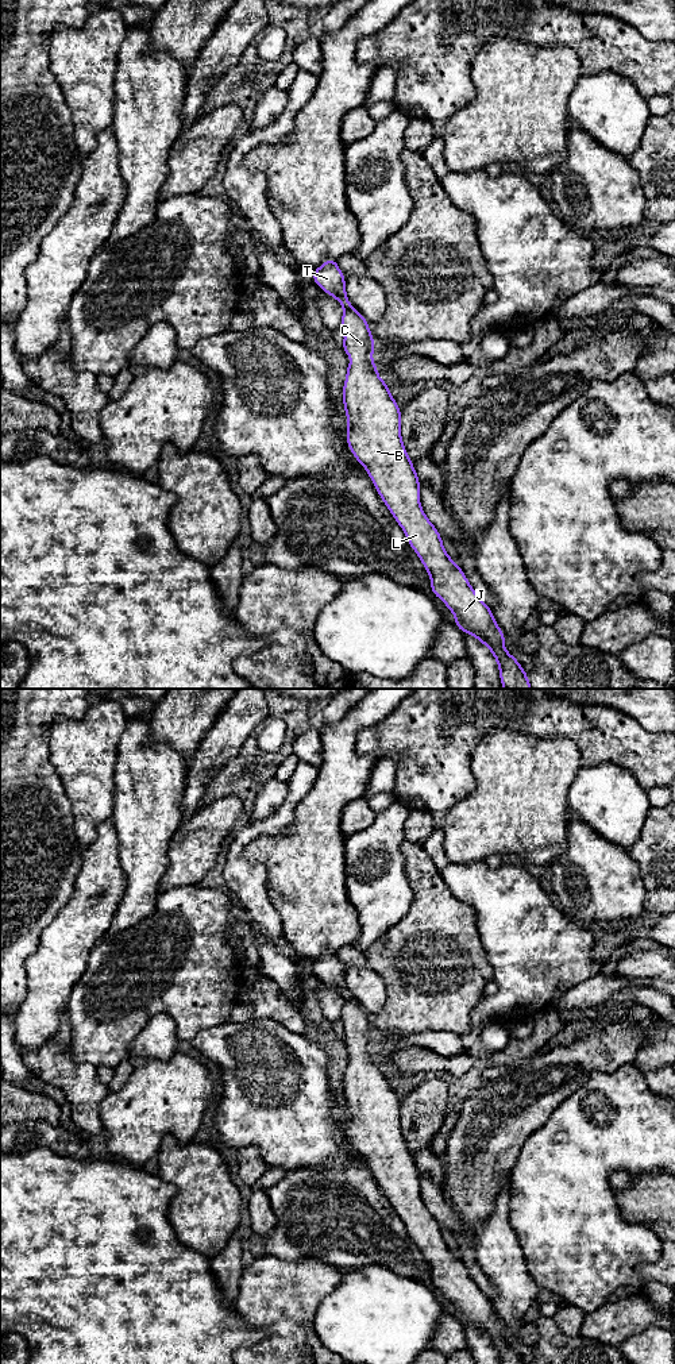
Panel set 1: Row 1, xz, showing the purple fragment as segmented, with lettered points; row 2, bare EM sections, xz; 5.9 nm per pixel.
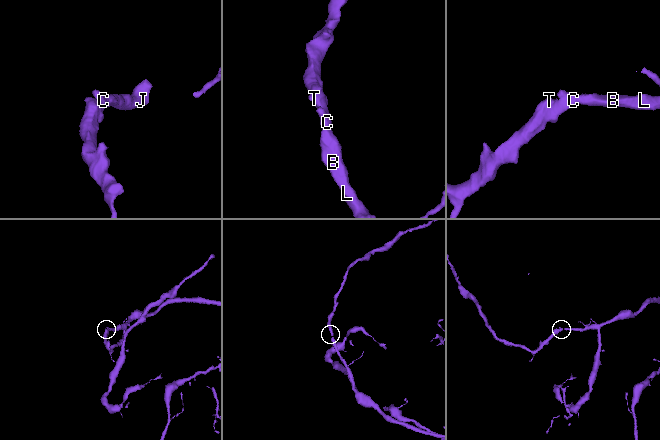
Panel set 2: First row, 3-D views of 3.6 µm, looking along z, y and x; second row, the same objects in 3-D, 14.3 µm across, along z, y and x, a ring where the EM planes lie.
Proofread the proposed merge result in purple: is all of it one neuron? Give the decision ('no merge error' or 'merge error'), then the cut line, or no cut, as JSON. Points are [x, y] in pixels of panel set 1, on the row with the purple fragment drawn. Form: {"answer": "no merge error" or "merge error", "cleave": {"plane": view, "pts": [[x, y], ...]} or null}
{"answer": "no merge error", "cleave": null}

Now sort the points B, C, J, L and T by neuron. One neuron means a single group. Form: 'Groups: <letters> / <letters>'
Groups: B C J L T

